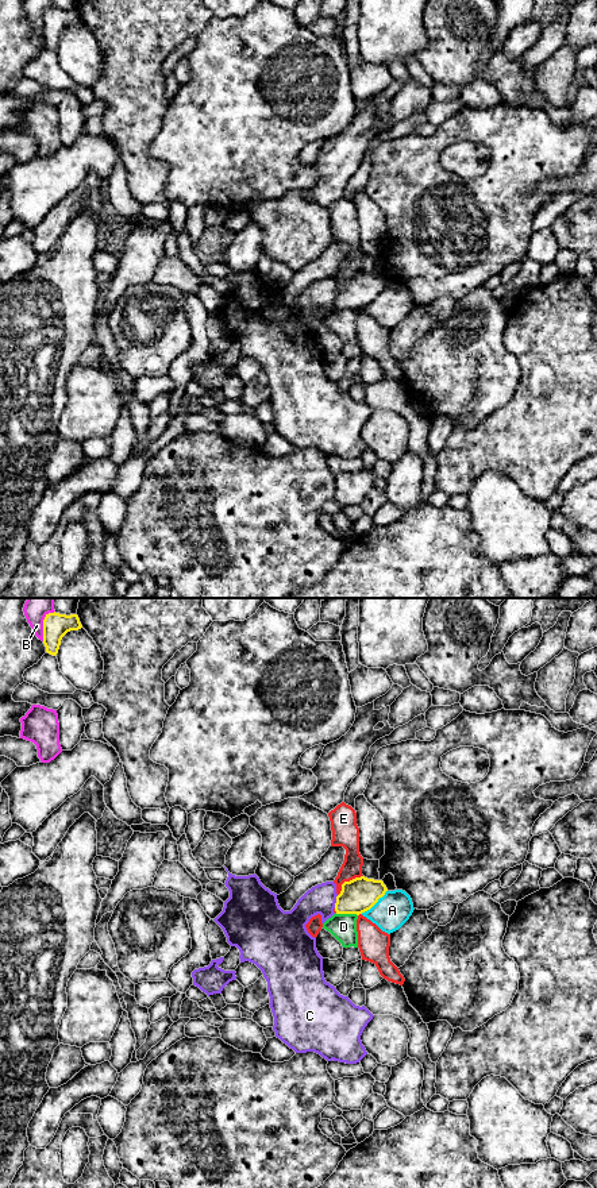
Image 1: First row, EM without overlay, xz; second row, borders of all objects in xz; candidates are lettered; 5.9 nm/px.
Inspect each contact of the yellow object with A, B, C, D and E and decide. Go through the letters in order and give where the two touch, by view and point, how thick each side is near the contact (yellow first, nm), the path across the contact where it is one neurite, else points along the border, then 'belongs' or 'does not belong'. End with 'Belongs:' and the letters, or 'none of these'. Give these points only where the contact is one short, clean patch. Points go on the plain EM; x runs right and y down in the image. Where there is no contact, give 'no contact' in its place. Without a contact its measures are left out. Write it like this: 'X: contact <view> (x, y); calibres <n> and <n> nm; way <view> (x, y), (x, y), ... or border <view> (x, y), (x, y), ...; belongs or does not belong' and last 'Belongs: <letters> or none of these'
A: contact xz (374, 299); calibres 200 and 200 nm; border xz (386, 285), (369, 304), (361, 308); does not belong
B: contact xz (43, 19); calibres 150 and 120 nm; does not belong
C: contact xz (336, 297); calibres 200 and 180 nm; does not belong
D: contact xz (346, 308); calibres 200 and 160 nm; border xz (335, 308), (354, 308), (357, 311); does not belong
E: contact xz (346, 277); calibres 200 and 120 nm; border xz (362, 270), (346, 276), (338, 290); does not belong
Belongs: none of these

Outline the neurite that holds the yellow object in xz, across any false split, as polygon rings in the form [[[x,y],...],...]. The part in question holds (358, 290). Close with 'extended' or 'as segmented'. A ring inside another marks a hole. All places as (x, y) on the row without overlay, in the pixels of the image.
[[[355,273],[342,279],[342,286],[336,292],[336,309],[362,309],[370,305],[388,286],[382,275]]]; as segmented

